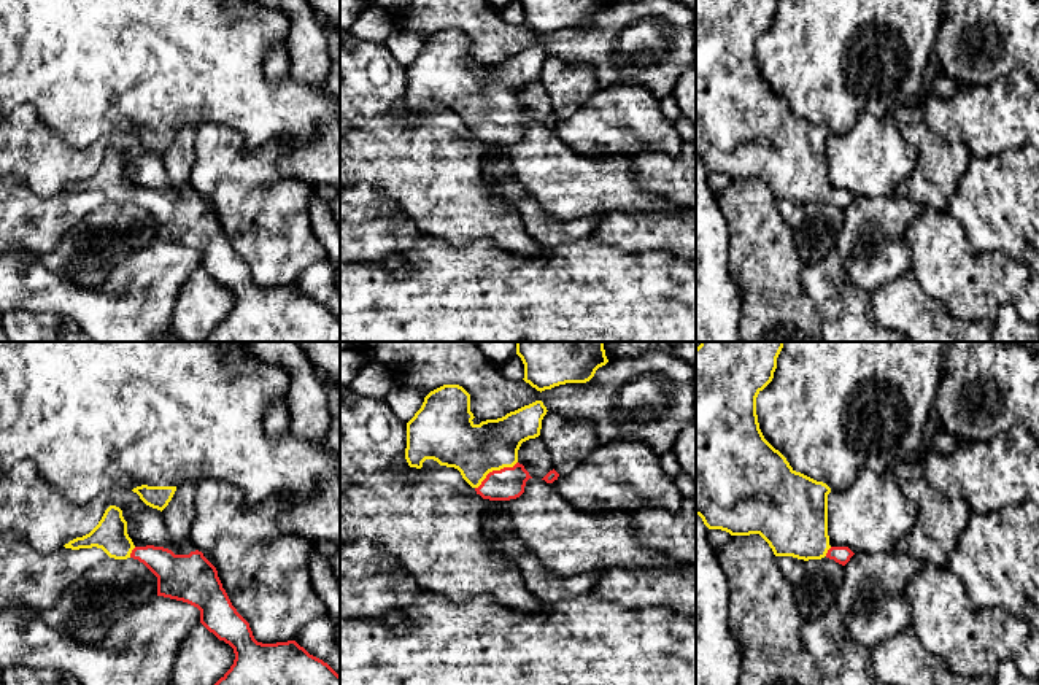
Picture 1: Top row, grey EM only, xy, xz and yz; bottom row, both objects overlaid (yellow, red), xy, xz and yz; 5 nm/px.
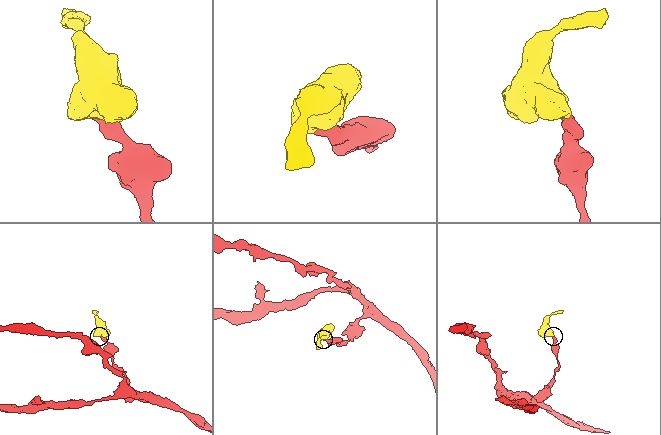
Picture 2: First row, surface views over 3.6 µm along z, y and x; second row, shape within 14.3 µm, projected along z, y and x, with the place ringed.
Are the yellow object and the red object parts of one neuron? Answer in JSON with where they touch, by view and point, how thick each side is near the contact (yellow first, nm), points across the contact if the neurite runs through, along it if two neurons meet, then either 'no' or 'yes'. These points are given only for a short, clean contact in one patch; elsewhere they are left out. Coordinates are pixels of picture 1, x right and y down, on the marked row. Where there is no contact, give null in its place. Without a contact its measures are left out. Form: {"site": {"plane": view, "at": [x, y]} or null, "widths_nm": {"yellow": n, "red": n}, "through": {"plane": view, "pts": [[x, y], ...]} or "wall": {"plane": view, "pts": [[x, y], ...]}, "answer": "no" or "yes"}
{"site": {"plane": "xz", "at": [494, 469]}, "widths_nm": {"yellow": 260, "red": 160}, "through": {"plane": "xz", "pts": [[475, 450], [494, 469], [507, 483]]}, "answer": "yes"}

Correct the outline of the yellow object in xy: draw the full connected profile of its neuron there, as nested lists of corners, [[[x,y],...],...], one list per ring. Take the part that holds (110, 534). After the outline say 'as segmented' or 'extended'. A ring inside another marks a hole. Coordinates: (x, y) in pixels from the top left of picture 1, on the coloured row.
[[[110,505],[89,534],[64,547],[97,547],[114,559],[138,559],[157,577],[157,596],[197,607],[200,623],[235,653],[234,664],[214,685],[340,685],[340,675],[295,640],[257,642],[202,551],[175,555],[164,547],[135,547],[119,507]]] | extended

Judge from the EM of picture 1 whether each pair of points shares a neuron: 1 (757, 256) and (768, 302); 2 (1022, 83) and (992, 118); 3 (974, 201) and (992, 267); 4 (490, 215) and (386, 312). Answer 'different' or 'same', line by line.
1: same
2: same
3: different
4: different

